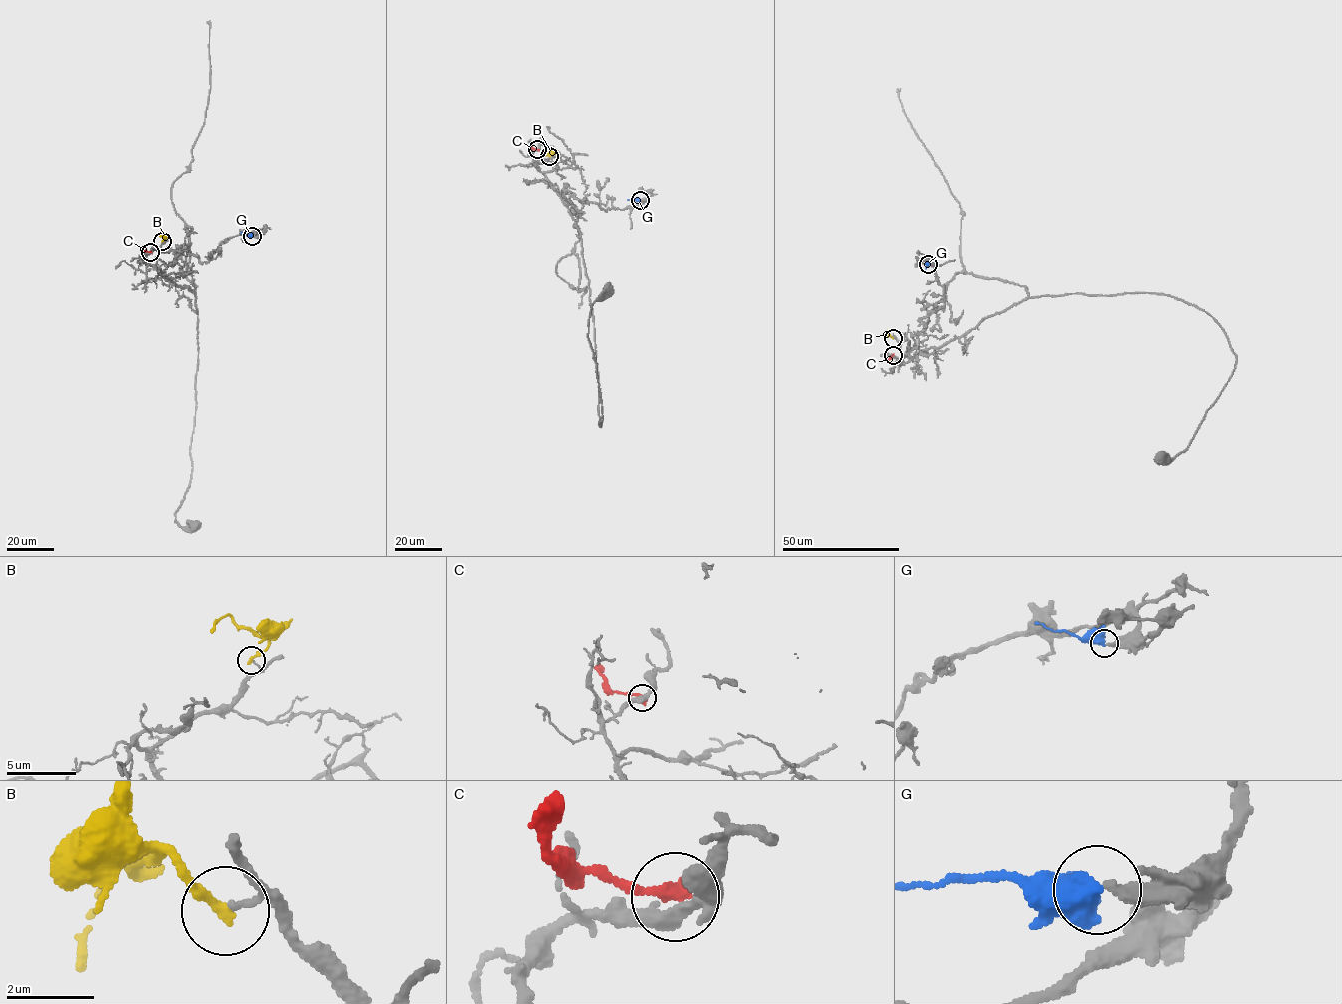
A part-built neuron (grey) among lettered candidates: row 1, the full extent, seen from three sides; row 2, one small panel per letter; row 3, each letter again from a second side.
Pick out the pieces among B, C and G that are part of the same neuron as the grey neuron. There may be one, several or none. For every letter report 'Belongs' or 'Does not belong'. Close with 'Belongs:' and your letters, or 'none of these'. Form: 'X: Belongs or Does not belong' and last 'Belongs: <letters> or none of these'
B: Does not belong
C: Does not belong
G: Does not belong
Belongs: none of these

